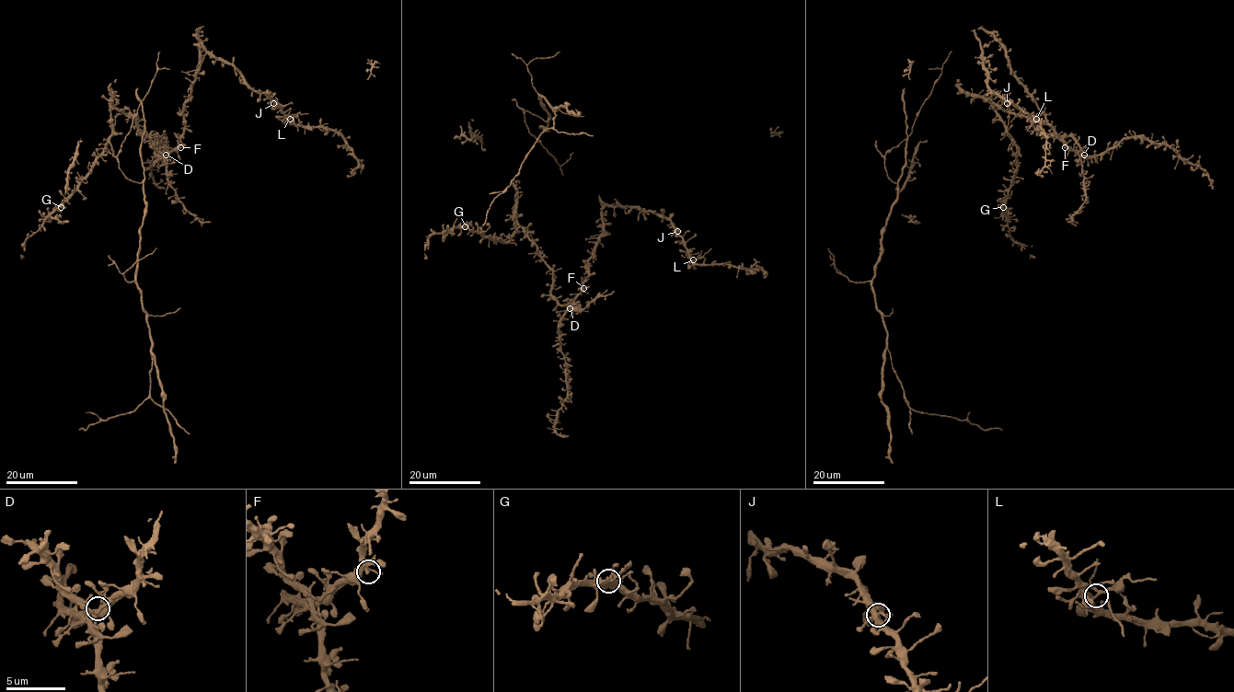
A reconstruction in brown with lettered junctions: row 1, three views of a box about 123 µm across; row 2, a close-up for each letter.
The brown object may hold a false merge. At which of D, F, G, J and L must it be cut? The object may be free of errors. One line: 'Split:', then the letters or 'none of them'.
Split: L

